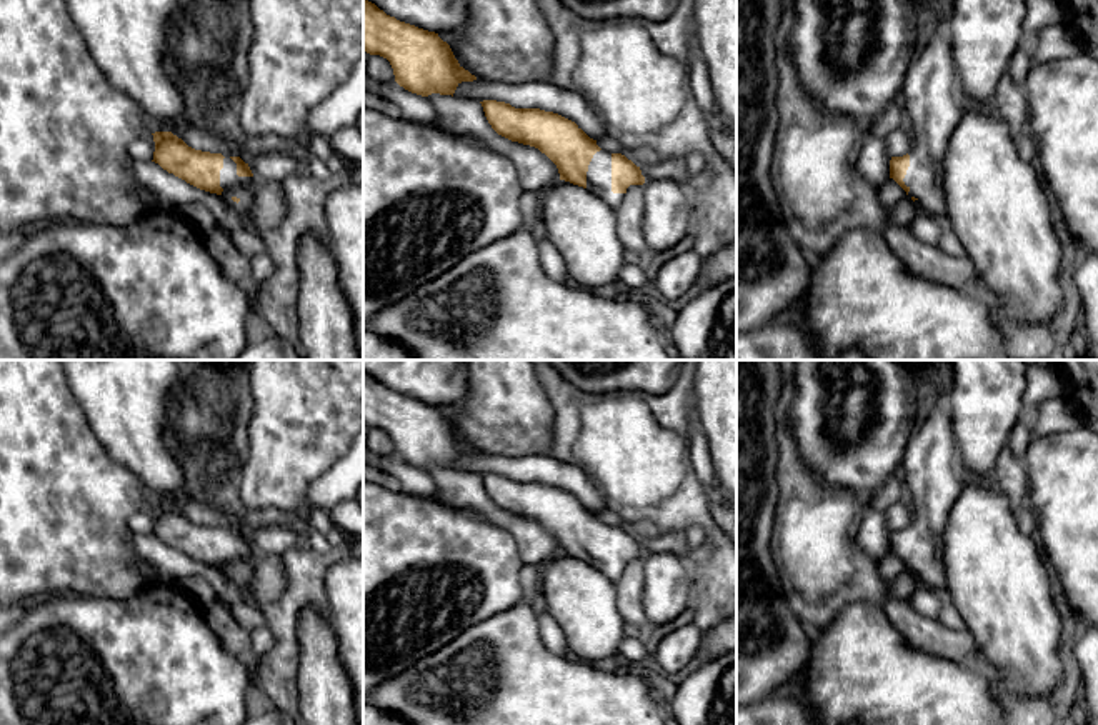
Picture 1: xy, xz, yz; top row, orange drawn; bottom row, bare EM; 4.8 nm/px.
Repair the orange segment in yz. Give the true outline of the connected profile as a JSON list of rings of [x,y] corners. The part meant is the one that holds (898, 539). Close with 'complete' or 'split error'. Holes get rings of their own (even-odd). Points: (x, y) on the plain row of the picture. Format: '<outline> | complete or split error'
[[[948,395],[925,397],[901,465],[915,500],[915,512],[906,528],[891,530],[890,552],[911,570],[918,583],[943,593],[946,577],[941,537],[946,510],[958,498],[963,477],[956,467]]] | split error

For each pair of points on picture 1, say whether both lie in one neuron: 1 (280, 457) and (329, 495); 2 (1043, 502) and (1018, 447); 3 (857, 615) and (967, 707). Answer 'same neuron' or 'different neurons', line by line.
1: different neurons
2: different neurons
3: same neuron

